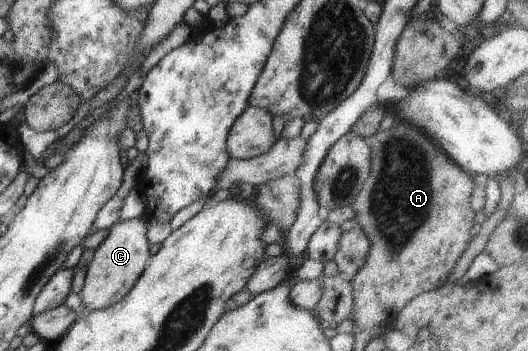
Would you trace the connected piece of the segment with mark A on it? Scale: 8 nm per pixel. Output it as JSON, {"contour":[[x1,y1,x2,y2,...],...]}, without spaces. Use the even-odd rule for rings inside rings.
{"contour":[[398,119,398,121,389,129,377,131,369,139,371,149,371,172,369,177,365,179,363,187,359,191,354,202,351,204,357,223,363,227,363,231,367,235,370,242,370,249,365,259,365,265,355,273,350,279,350,283,353,289,353,300,354,300,354,322,355,328,365,329,372,326,387,325,391,327,395,322,395,318,398,316,399,311,407,306,407,303,411,299,415,299,417,295,433,291,441,286,447,278,450,276,451,269,455,267,457,260,463,255,465,250,469,247,472,241,471,228,475,225,474,217,476,212,471,207,471,195,474,189,473,176,466,173,461,167,458,167,448,156,441,145,435,141,435,139,429,138,429,133,425,133,421,127,415,127,413,123,405,121,405,119]]}

